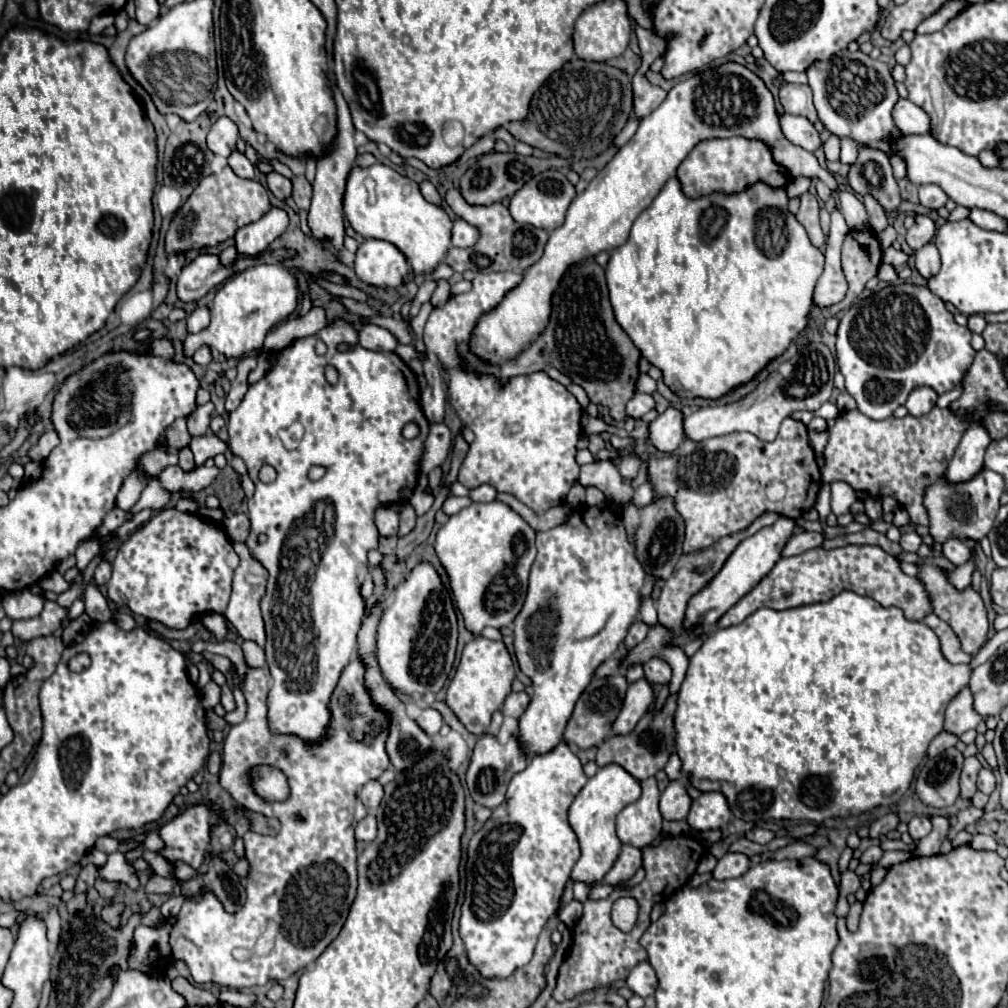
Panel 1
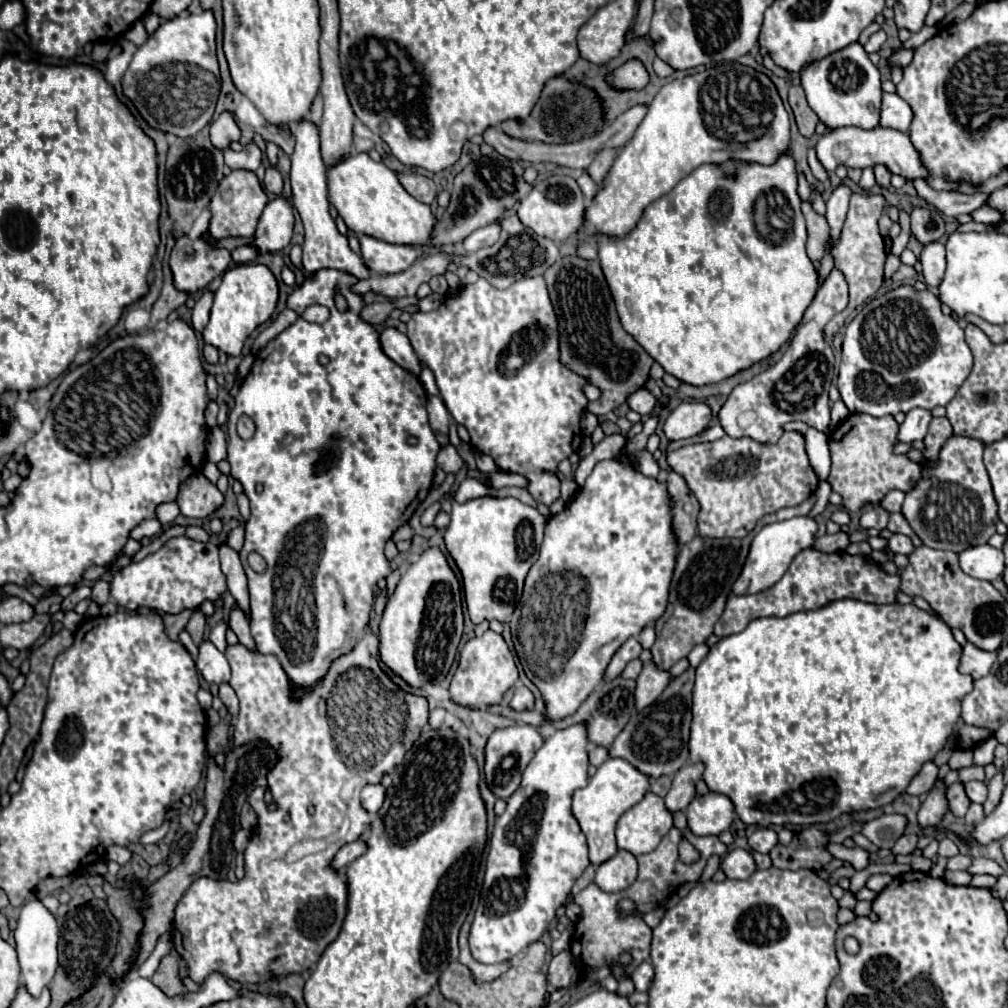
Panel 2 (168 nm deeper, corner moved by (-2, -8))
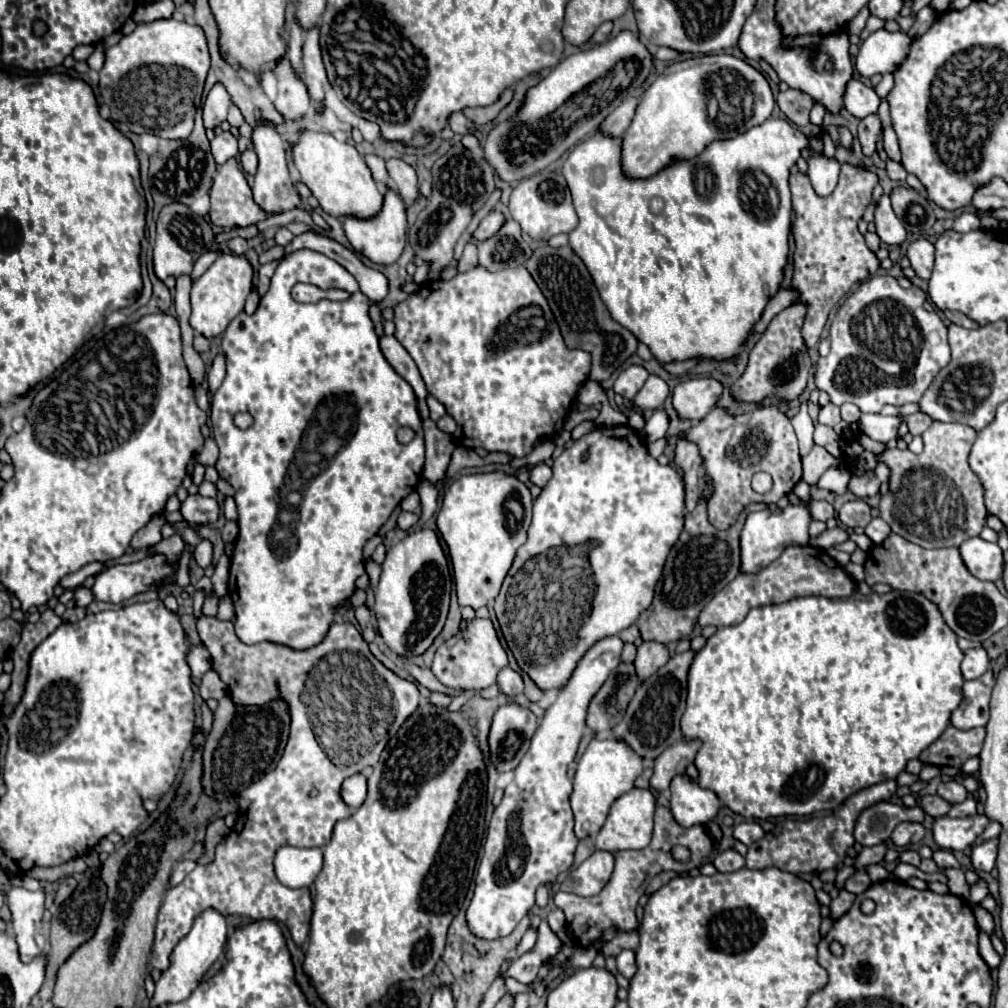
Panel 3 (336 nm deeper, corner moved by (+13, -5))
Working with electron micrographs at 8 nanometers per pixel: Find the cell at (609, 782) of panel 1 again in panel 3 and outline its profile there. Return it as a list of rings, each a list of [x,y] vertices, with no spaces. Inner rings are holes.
[[[614,738],[592,740],[578,762],[574,774],[574,790],[570,794],[570,806],[574,812],[574,832],[580,840],[594,838],[612,806],[612,802],[634,788],[634,780],[642,774],[642,758],[636,758],[624,742],[616,742]]]

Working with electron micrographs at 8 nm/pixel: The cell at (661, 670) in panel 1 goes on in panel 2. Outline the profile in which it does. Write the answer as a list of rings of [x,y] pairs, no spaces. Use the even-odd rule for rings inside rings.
[[[755,527],[743,539],[709,539],[695,535],[687,545],[681,547],[671,581],[667,611],[655,621],[657,639],[651,647],[651,653],[653,661],[659,667],[671,669],[681,657],[689,655],[689,651],[697,643],[707,641],[707,637],[713,633],[713,625],[725,609],[725,603],[731,595],[731,587],[745,565],[749,545],[759,529],[761,527]]]

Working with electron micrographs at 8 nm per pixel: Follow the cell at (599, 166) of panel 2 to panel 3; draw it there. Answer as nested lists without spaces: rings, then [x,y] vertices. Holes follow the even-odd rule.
[[[630,96],[626,98],[606,120],[604,124],[600,126],[600,132],[610,136],[610,138],[620,138],[624,134],[624,130],[630,126],[632,122],[632,116],[634,116],[634,110],[636,110],[636,104],[638,104],[638,98]]]

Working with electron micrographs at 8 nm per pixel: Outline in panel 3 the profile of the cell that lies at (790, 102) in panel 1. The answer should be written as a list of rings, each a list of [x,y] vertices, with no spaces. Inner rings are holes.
[[[790,88],[786,92],[780,92],[776,102],[792,124],[796,124],[798,128],[808,124],[808,112],[814,106],[814,102],[812,102],[812,98],[808,98],[808,94],[800,94],[800,90]]]

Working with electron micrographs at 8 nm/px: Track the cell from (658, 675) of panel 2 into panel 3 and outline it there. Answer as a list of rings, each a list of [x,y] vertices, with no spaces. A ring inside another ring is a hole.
[[[644,642],[638,648],[634,666],[636,666],[636,674],[640,680],[646,680],[648,676],[652,676],[660,666],[664,666],[668,662],[668,648],[664,644],[658,642]]]

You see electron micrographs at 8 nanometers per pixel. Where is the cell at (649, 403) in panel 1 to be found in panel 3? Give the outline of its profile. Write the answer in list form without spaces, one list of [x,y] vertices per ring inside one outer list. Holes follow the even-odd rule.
[[[630,366],[614,382],[614,392],[626,400],[632,400],[642,388],[642,384],[646,382],[646,378],[648,378],[648,372],[642,366]]]

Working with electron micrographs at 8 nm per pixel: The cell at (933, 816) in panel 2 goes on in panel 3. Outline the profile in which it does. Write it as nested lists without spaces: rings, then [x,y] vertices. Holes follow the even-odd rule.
[[[900,822],[892,832],[892,842],[898,848],[904,848],[908,844],[918,844],[924,838],[924,826],[918,822]]]

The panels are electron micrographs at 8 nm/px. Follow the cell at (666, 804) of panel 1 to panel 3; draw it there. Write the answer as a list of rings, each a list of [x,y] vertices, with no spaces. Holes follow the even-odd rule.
[[[678,742],[676,746],[670,746],[668,750],[664,750],[664,754],[660,754],[660,758],[656,758],[654,762],[654,774],[650,778],[650,786],[656,792],[664,792],[670,788],[670,782],[674,776],[684,774],[686,766],[690,762],[694,762],[694,756],[700,748],[700,742]]]

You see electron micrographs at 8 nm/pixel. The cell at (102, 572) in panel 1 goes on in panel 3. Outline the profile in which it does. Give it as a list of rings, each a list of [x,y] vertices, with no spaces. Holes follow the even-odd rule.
[[[78,586],[78,588],[74,590],[74,600],[76,600],[78,606],[86,608],[86,606],[94,600],[94,594],[92,594],[90,588],[86,588],[86,586]]]

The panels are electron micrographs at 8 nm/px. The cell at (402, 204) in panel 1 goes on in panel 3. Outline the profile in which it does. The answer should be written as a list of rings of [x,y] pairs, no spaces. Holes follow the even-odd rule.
[[[304,130],[300,140],[290,148],[292,164],[300,172],[300,180],[312,190],[322,210],[330,216],[354,216],[360,220],[374,218],[384,204],[384,192],[372,178],[370,168],[358,150],[346,142],[338,142],[332,134]]]

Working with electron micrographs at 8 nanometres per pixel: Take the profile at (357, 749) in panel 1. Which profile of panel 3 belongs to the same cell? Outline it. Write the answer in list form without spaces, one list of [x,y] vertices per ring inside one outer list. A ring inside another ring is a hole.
[[[204,614],[196,622],[196,628],[202,644],[212,656],[214,672],[228,686],[228,696],[232,698],[232,702],[236,706],[266,706],[272,700],[284,700],[290,712],[290,736],[274,772],[268,772],[264,778],[260,778],[240,794],[240,818],[236,820],[236,826],[230,830],[224,842],[218,844],[216,860],[212,864],[196,866],[176,888],[166,890],[156,920],[156,938],[152,948],[152,966],[160,972],[170,968],[172,950],[192,930],[196,916],[200,916],[208,908],[214,908],[222,916],[276,920],[288,928],[296,946],[304,946],[312,916],[310,888],[288,888],[280,884],[274,872],[274,854],[278,848],[288,844],[296,848],[306,848],[326,846],[330,842],[336,822],[352,816],[340,796],[342,782],[352,774],[362,772],[366,766],[374,766],[380,760],[380,754],[386,748],[388,740],[416,712],[420,700],[416,684],[402,680],[394,672],[384,668],[368,650],[362,634],[346,622],[332,624],[332,630],[328,630],[328,638],[324,638],[324,642],[320,646],[314,646],[312,650],[288,650],[286,646],[276,646],[270,642],[246,646],[238,640],[232,622],[218,622],[216,618],[208,618]],[[314,722],[326,722],[322,736],[316,734]],[[320,746],[334,746],[334,762]]]

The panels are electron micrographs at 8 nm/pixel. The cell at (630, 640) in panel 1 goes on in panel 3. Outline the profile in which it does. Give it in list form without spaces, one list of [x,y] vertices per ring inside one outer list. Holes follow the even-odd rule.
[[[608,636],[584,654],[568,686],[558,692],[556,702],[546,710],[528,752],[514,770],[514,782],[506,786],[500,806],[492,812],[484,856],[476,874],[474,898],[466,910],[468,928],[476,938],[498,940],[508,936],[532,912],[536,890],[556,882],[558,874],[570,868],[578,838],[572,830],[574,822],[568,806],[572,780],[566,772],[582,738],[588,702],[620,664],[622,646],[624,642],[618,636]]]

